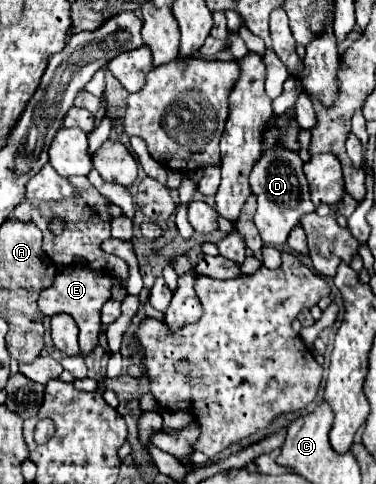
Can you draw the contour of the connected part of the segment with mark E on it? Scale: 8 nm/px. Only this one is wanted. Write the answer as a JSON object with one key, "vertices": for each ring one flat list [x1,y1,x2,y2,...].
{"vertices":[[72,263,64,267,50,289,44,289,38,299,38,309,44,315,58,315,66,313,70,315,79,329,80,352,90,352,98,344,100,332,100,309,102,305,112,297,112,277,106,275,106,271,92,271,86,267,86,263]]}

